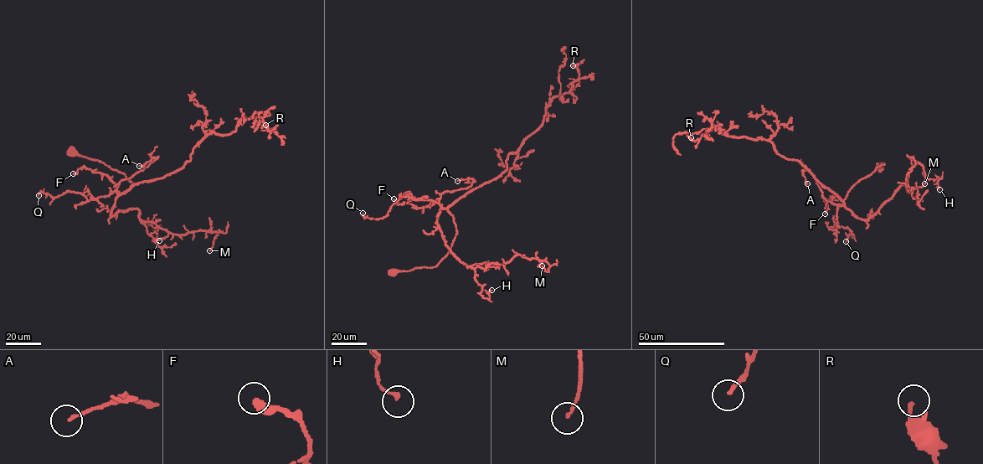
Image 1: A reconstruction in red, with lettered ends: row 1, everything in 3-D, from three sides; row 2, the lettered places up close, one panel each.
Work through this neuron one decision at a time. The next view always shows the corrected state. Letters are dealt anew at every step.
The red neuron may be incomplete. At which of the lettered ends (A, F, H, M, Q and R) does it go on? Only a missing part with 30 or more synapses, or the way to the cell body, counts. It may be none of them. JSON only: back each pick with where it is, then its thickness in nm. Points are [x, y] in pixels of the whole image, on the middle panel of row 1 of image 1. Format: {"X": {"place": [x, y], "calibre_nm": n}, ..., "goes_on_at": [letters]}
{"goes_on_at": []}

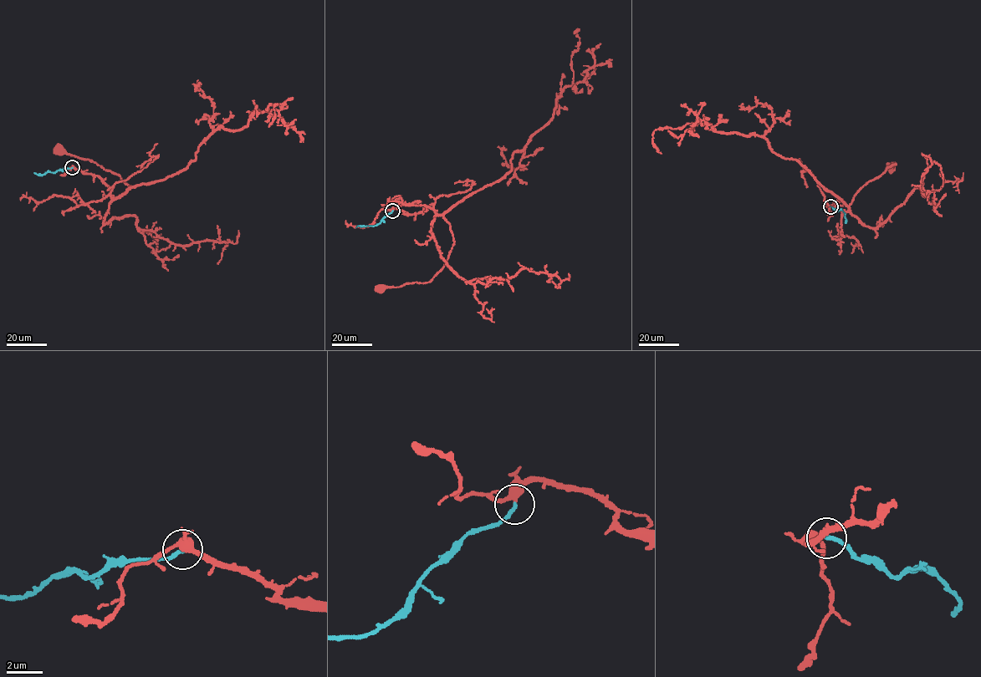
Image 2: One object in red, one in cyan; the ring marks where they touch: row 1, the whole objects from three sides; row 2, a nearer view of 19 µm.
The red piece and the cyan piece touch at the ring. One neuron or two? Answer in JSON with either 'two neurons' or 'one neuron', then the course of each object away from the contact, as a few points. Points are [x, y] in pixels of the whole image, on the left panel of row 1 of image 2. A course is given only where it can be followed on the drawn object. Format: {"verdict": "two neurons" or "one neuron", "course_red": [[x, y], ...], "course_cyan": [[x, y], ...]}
{"verdict": "one neuron", "course_red": [[73, 167], [96, 175], [109, 187], [112, 197], [129, 188], [120, 175], [60, 149]], "course_cyan": [[73, 167], [43, 175], [34, 172]]}

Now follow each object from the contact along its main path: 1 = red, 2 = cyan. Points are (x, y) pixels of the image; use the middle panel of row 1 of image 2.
1: (392, 211), (417, 214), (433, 204), (436, 213), (449, 225), (453, 246), (443, 267), (429, 282), (381, 288)
2: (392, 211), (377, 225), (356, 227)

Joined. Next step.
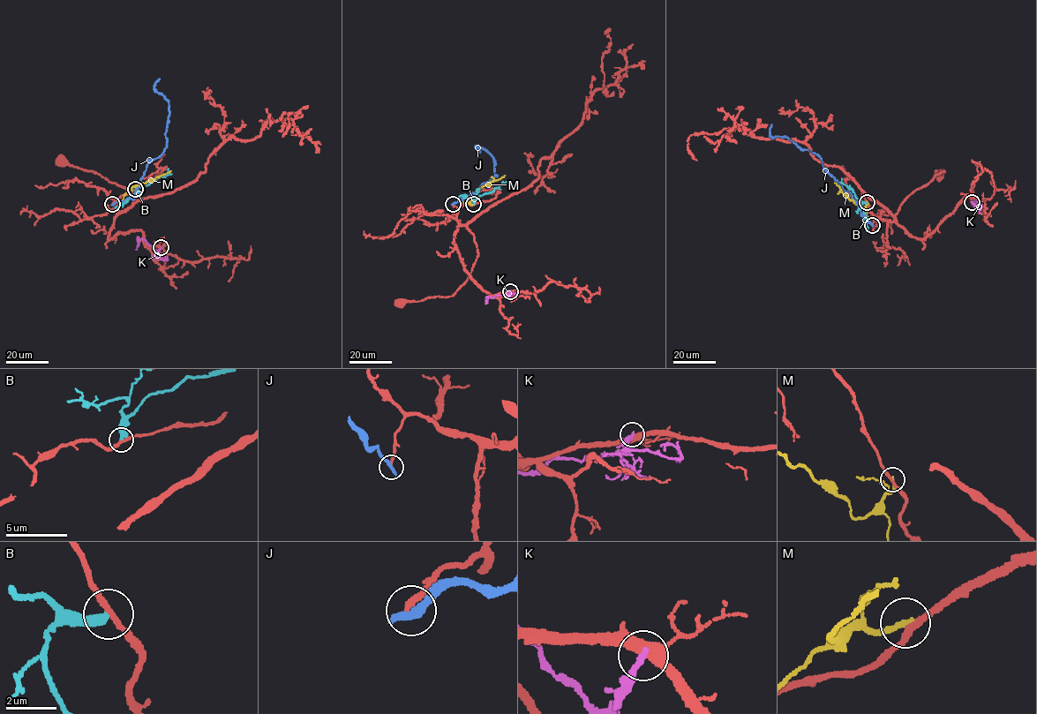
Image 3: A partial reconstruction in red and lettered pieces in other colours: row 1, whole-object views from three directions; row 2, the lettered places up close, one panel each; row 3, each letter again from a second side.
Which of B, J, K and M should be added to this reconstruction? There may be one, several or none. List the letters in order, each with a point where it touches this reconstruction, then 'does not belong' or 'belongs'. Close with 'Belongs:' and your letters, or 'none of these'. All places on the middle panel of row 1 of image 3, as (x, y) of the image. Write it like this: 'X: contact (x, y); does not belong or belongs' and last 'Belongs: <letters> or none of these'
B: contact (473, 204); does not belong
J: contact (453, 204); does not belong
K: contact (510, 291); does not belong
M: contact (473, 204); does not belong
Belongs: none of these

